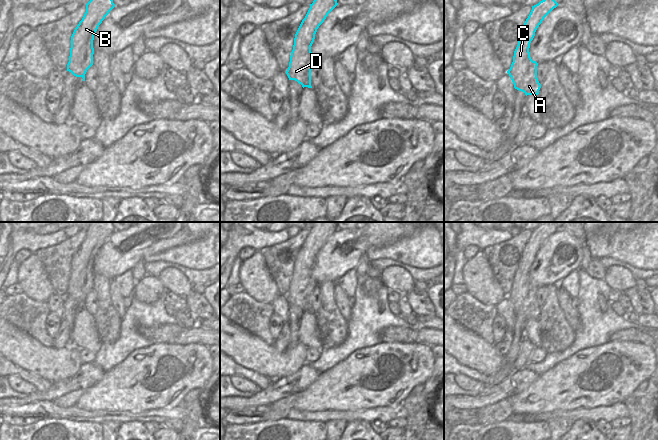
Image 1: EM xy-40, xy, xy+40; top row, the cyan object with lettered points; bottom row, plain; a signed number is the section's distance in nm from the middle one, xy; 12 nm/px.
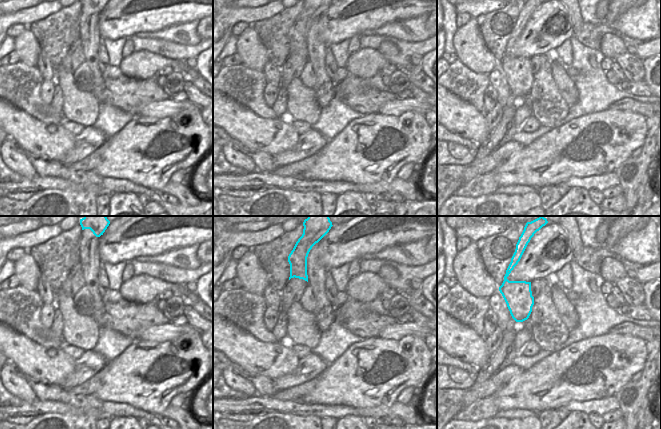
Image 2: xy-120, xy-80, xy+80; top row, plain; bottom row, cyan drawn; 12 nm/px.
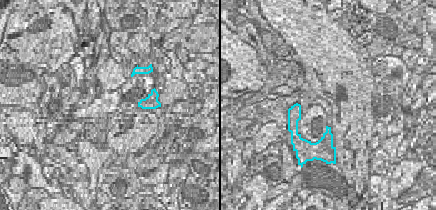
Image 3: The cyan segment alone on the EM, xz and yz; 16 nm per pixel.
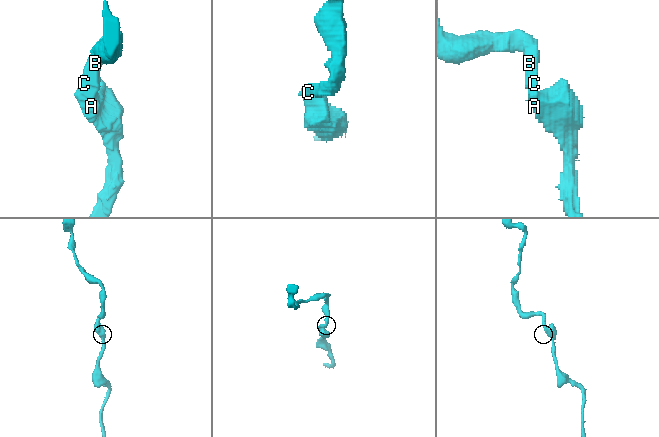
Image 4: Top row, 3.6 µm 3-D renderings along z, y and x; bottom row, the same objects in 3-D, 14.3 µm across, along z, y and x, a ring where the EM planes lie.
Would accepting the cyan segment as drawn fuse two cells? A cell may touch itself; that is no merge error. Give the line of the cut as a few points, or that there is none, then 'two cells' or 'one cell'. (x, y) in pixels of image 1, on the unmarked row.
cut none; one cell

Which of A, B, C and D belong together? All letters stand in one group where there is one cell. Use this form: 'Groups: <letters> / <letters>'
Groups: A B C D.

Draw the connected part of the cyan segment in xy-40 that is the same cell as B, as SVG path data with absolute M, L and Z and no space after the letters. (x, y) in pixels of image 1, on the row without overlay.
M92 222L86 236L71 260L67 295L85 305L87 294L93 289L94 259L109 236L115 231L112 222Z

